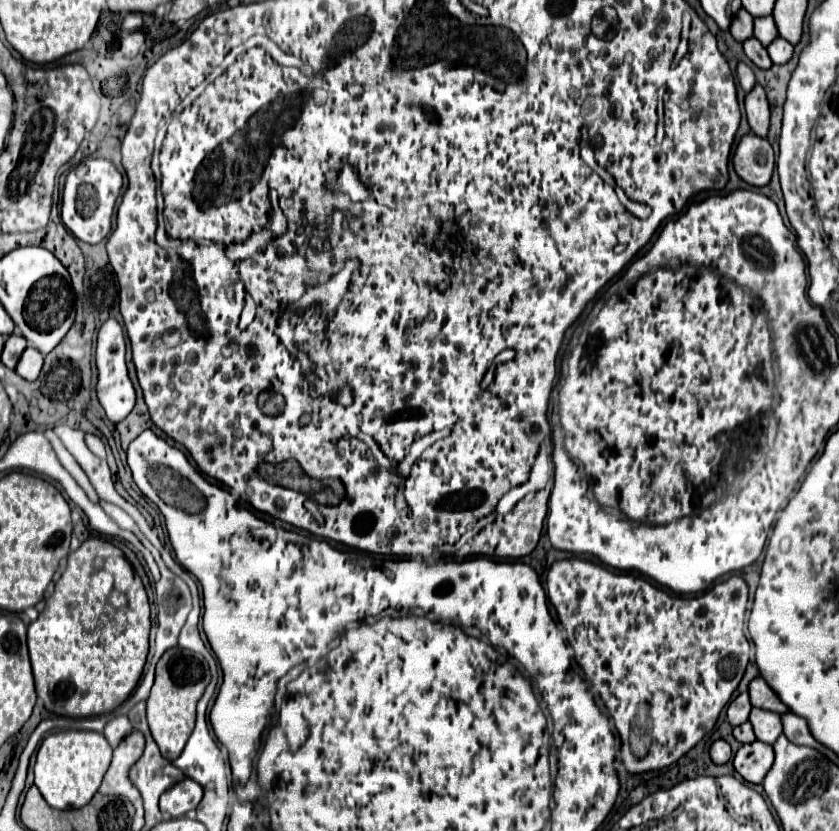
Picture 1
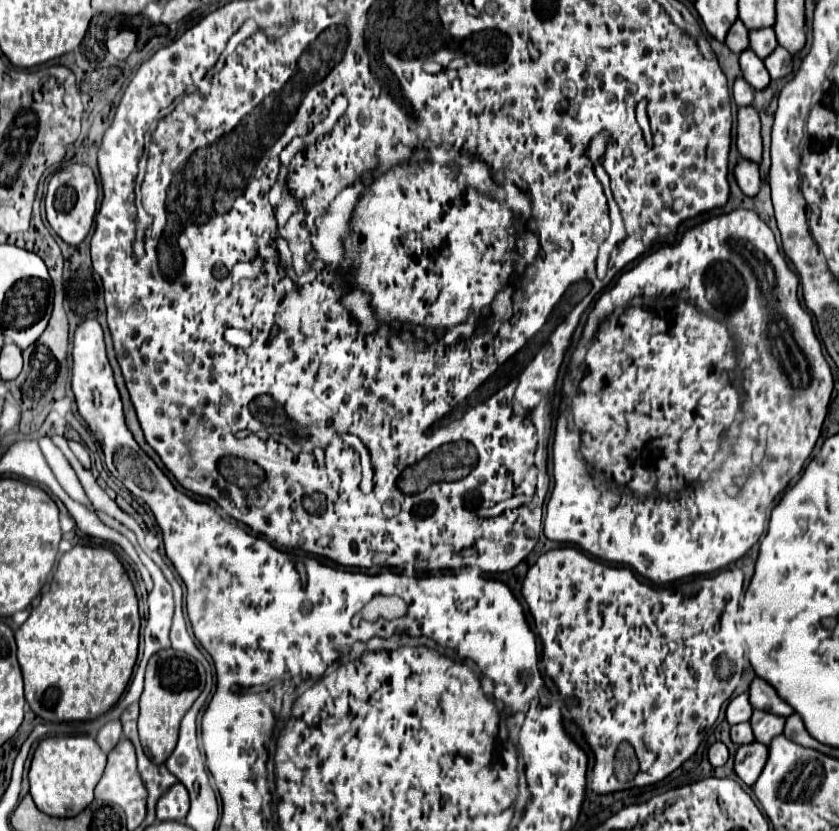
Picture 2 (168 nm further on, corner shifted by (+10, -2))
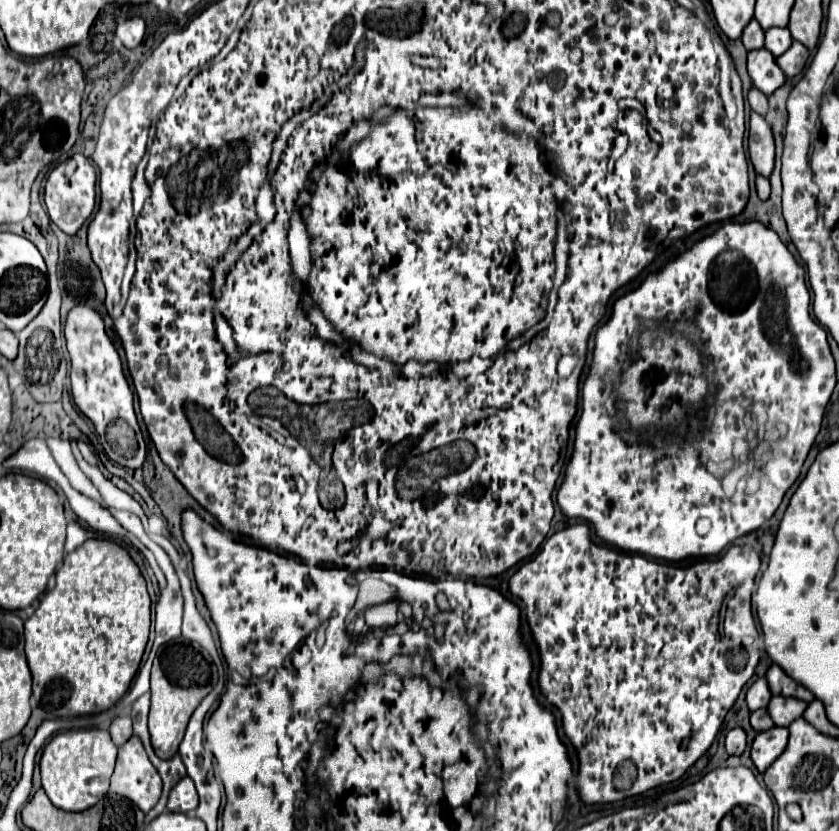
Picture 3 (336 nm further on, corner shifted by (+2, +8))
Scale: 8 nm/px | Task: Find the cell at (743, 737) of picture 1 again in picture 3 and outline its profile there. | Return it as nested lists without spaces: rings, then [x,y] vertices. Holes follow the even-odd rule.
[[[762,708],[762,710],[754,710],[752,716],[750,716],[750,722],[752,722],[754,730],[758,730],[758,732],[768,730],[768,728],[774,728],[774,722],[770,720],[770,714],[768,714],[766,708]]]

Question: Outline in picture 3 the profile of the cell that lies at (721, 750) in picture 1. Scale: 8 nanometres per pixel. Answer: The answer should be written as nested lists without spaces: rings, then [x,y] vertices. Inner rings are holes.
[[[734,728],[726,734],[726,752],[740,756],[746,748],[746,732],[742,728]]]

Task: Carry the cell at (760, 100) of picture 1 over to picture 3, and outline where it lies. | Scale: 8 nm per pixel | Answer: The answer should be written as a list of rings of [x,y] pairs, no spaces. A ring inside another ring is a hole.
[[[752,112],[750,116],[750,144],[748,144],[748,152],[750,152],[750,162],[756,170],[758,176],[766,176],[770,178],[772,170],[774,170],[774,138],[772,138],[772,130],[766,124],[766,120]]]

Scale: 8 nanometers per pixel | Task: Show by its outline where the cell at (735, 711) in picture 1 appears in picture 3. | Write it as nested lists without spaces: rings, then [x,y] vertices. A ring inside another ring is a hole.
[[[758,678],[746,692],[746,704],[748,704],[748,708],[752,712],[758,710],[758,708],[766,708],[770,698],[772,698],[772,692],[770,692],[770,688],[768,688],[764,678]]]

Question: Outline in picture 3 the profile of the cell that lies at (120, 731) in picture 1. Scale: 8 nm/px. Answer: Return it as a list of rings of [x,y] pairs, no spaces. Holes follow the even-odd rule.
[[[118,716],[110,724],[110,736],[116,746],[122,746],[132,736],[132,720],[128,716]]]

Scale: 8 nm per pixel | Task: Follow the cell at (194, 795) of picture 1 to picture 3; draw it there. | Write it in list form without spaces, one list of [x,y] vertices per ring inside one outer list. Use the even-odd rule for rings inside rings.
[[[186,776],[172,788],[170,798],[168,798],[168,810],[188,814],[196,808],[198,808],[198,794],[196,794],[196,788],[194,788],[194,782]]]

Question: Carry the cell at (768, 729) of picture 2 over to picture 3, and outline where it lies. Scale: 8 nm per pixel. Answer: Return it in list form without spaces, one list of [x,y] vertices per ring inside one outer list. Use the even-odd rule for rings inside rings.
[[[774,696],[768,704],[768,712],[776,726],[790,726],[796,718],[802,716],[804,710],[806,710],[806,702],[802,702],[798,698]]]

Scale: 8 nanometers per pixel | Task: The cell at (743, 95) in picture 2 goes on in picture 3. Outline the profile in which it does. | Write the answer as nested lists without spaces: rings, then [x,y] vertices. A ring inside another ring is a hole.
[[[752,88],[750,94],[748,94],[748,102],[750,102],[750,108],[754,112],[758,112],[760,116],[766,116],[766,112],[768,112],[768,98],[760,90]]]

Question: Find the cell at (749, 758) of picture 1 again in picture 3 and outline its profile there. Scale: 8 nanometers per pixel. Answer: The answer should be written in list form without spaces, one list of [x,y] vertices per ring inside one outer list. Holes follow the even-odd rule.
[[[770,728],[760,732],[752,742],[752,760],[760,772],[764,772],[786,748],[788,744],[788,728]]]

